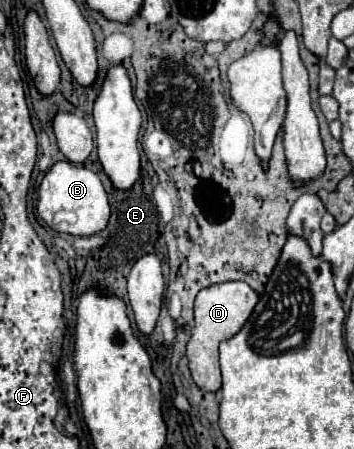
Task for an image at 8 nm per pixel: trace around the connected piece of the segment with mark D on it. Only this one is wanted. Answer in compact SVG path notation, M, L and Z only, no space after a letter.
M244 281L216 283L216 285L210 285L198 293L196 307L194 307L196 325L194 325L194 333L188 341L188 361L190 361L192 379L202 391L216 393L222 387L222 375L220 375L220 363L218 363L218 345L220 345L220 341L234 337L244 327L244 323L248 321L256 303L258 303L256 291Z

